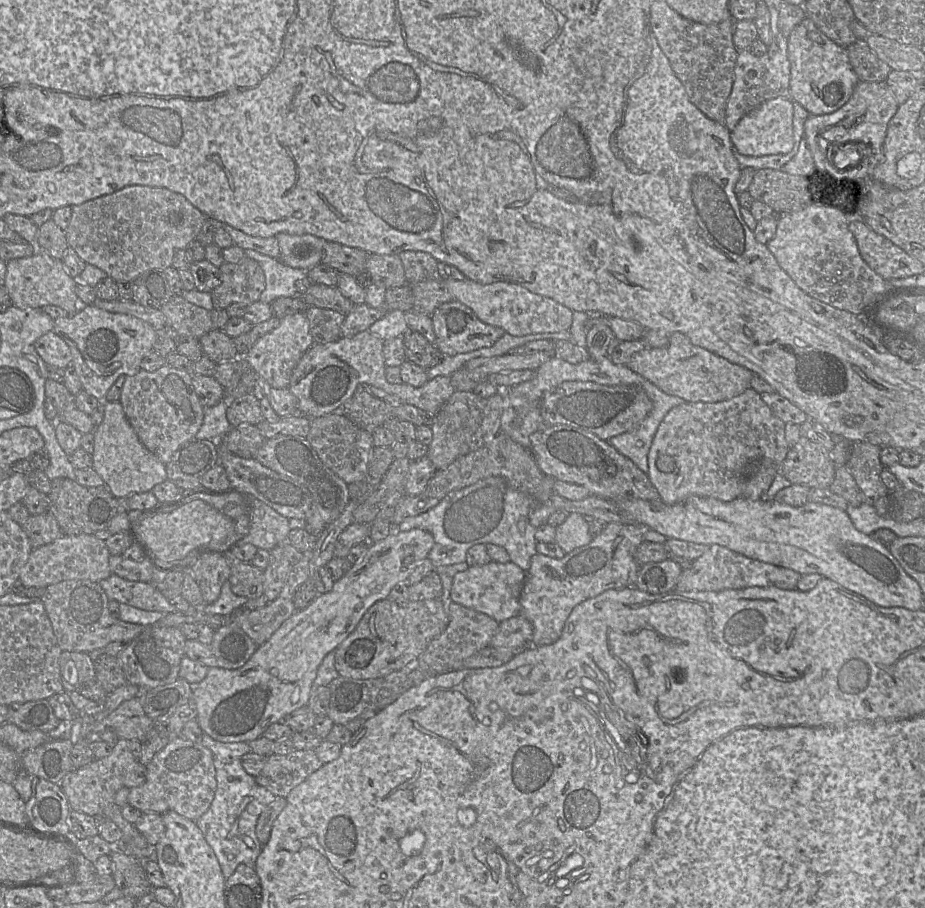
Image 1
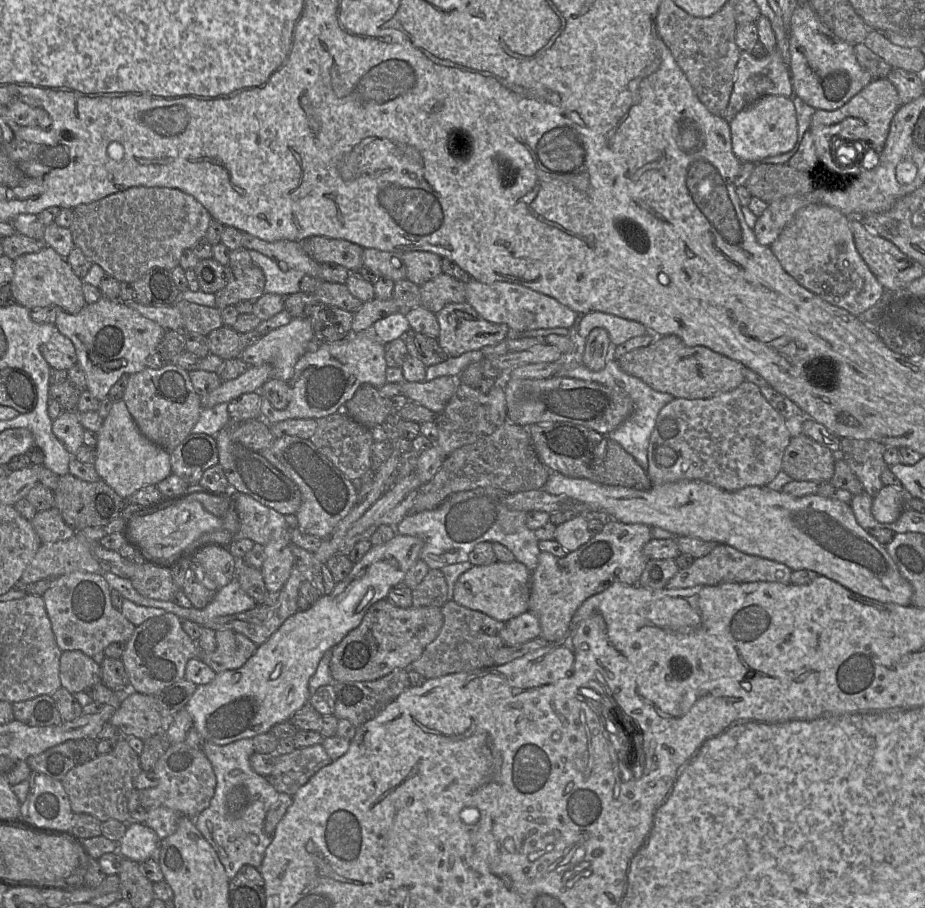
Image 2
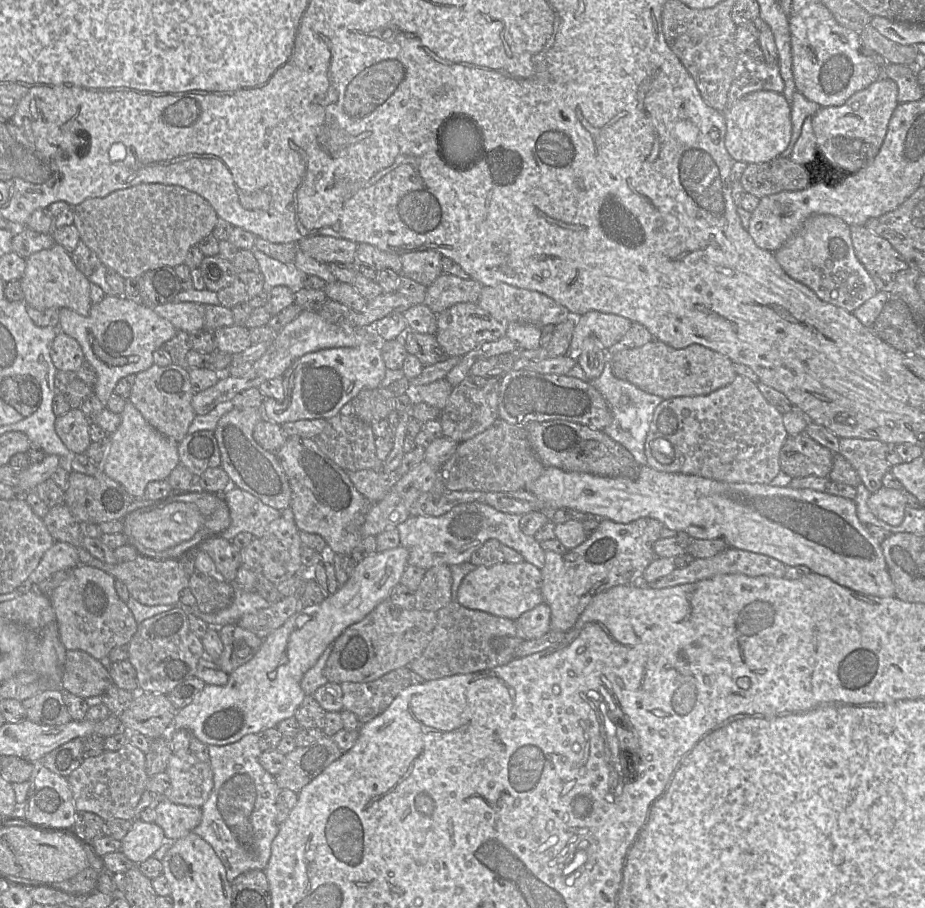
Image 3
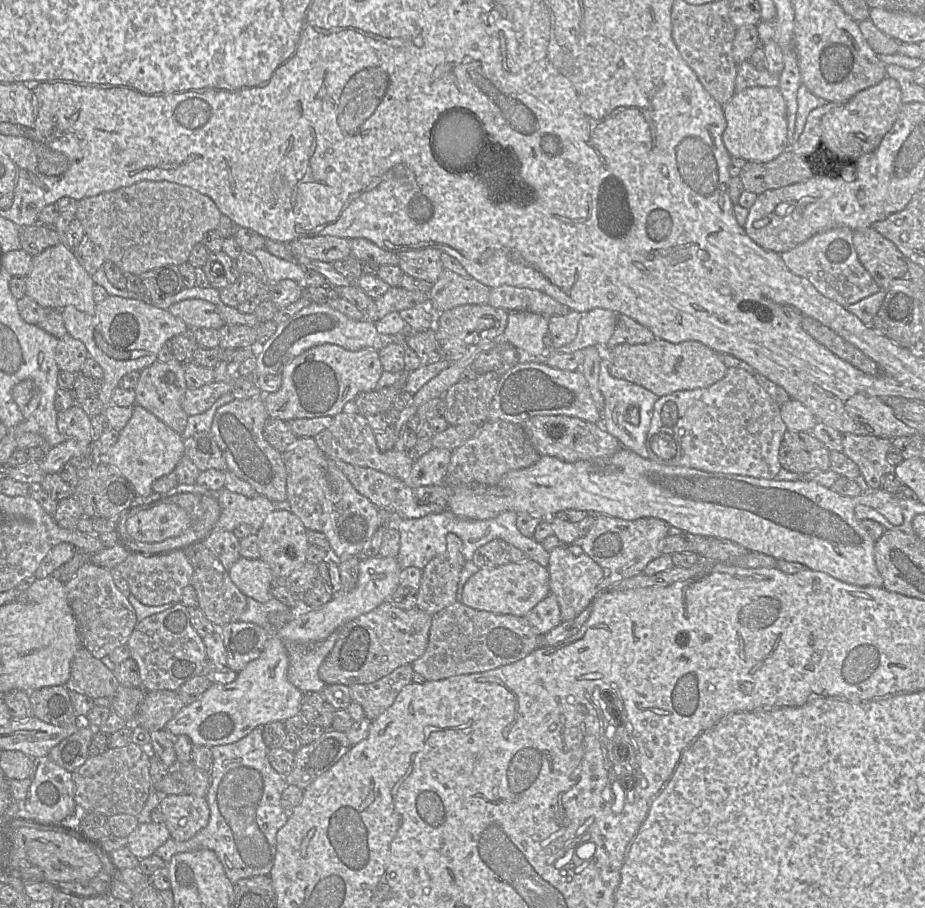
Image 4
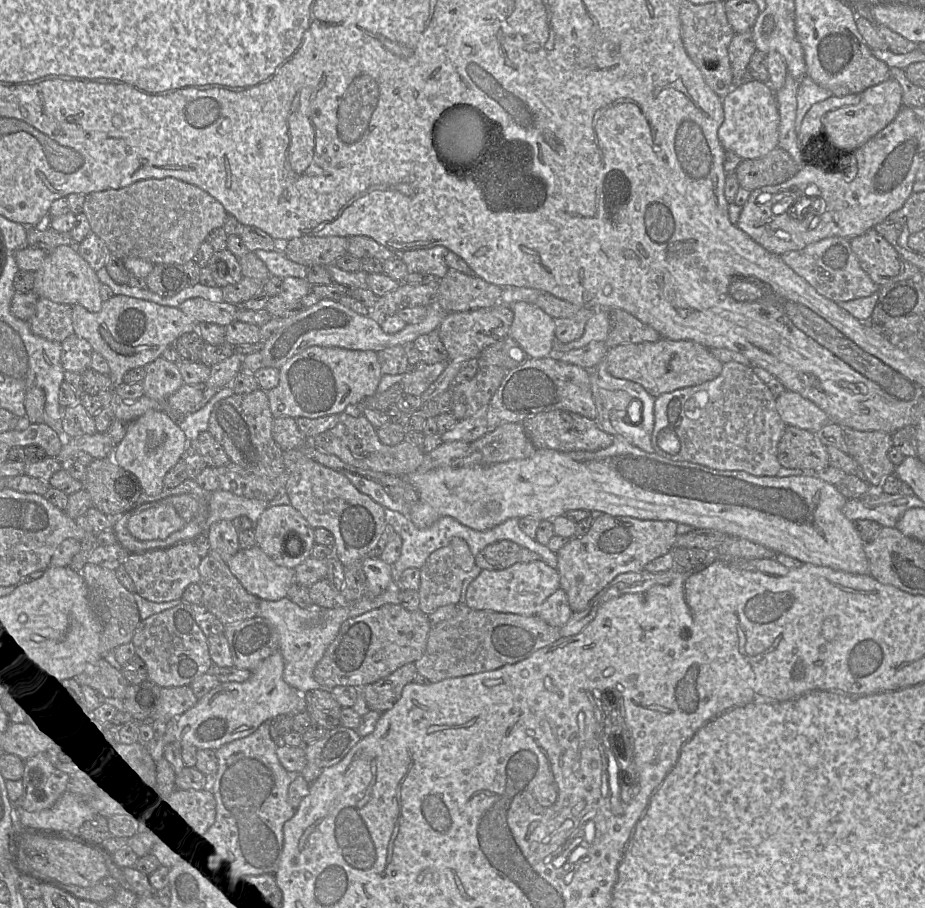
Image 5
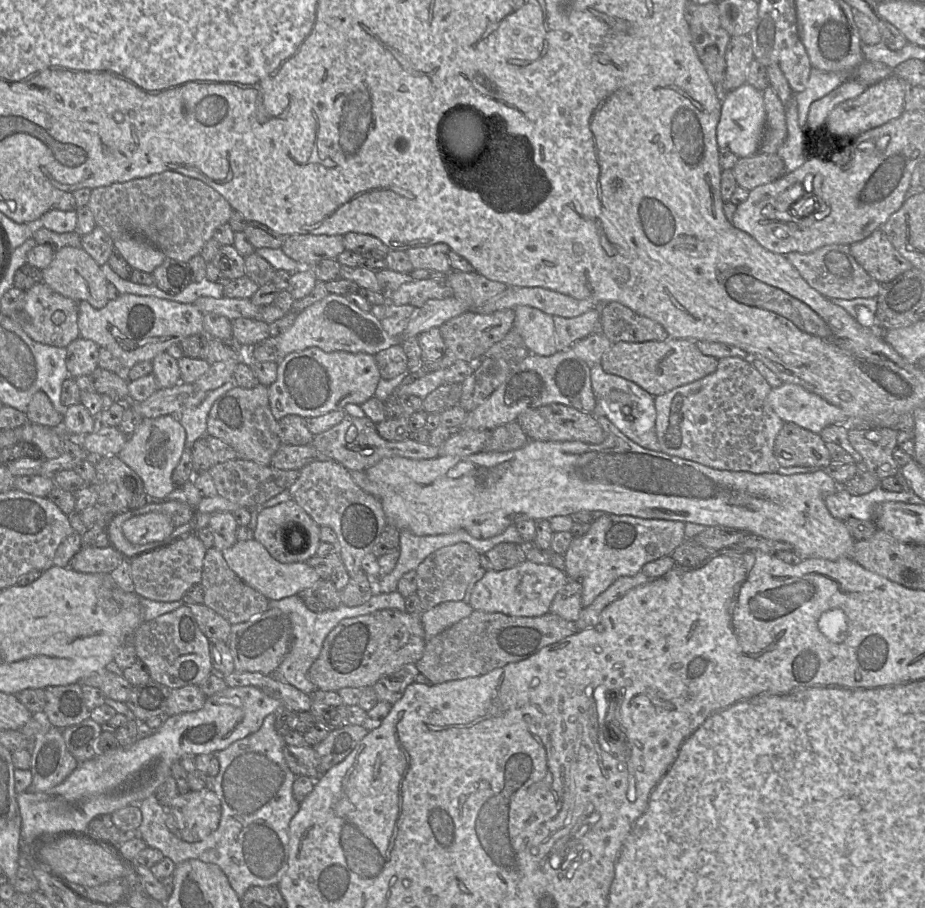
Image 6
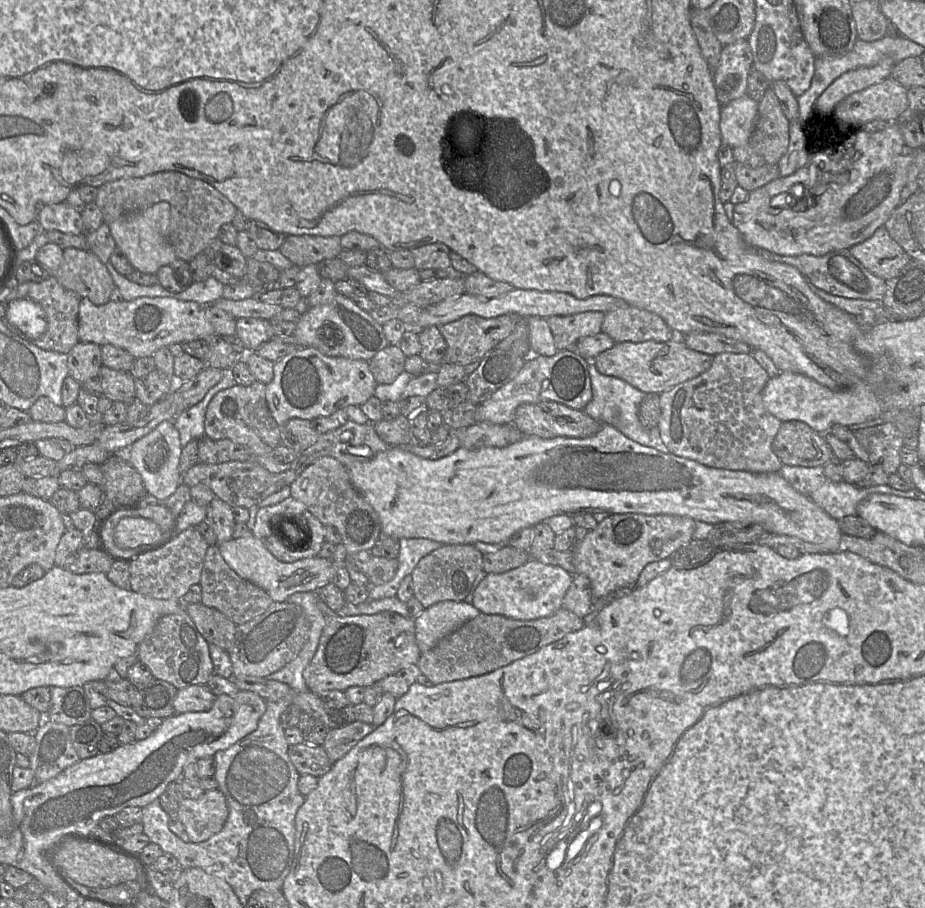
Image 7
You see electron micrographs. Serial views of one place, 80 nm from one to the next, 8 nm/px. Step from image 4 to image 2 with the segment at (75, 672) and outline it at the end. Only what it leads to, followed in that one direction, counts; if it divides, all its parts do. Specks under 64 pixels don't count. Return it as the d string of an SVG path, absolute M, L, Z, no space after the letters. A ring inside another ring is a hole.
M78 650L62 652L59 675L61 685L71 694L101 682L100 665Z

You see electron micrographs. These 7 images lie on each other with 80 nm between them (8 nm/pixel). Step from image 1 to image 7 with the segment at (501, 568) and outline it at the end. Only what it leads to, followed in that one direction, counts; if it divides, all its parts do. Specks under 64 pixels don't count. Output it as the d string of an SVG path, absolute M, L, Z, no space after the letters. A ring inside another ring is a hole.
M529 559L522 566L504 573L488 573L474 590L471 603L484 614L500 614L516 620L546 617L562 607L563 598L573 577L573 574L559 565Z

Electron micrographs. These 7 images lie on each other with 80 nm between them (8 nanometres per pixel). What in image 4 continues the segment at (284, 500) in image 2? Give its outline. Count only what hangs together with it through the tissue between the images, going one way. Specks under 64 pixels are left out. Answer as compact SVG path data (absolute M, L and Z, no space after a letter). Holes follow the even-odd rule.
M264 395L234 399L217 409L210 431L223 453L227 470L248 482L259 495L272 502L282 502L287 500L286 468L282 453L264 438L264 426L268 418Z

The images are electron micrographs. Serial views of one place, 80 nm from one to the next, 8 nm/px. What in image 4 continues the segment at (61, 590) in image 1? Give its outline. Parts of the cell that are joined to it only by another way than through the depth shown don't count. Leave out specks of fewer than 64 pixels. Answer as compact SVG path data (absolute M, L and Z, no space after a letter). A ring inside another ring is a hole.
M90 562L83 564L75 576L65 584L65 590L73 615L77 622L81 643L95 658L108 656L115 648L127 644L135 626L137 617L128 598L116 587L112 571Z

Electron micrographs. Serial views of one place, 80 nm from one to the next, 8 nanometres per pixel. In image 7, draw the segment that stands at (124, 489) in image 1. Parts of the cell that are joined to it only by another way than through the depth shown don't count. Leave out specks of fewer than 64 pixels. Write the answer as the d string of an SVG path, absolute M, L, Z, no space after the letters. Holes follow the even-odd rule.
M166 420L150 433L135 441L123 454L127 461L140 473L148 494L158 499L166 499L182 483L179 471L182 449L180 435L174 422Z

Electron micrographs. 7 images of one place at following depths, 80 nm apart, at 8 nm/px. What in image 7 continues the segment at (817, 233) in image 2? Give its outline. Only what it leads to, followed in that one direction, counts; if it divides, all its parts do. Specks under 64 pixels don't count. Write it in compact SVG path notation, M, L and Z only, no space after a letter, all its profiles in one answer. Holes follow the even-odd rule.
M847 249L829 252L823 256L803 254L797 256L799 271L808 283L829 294L849 299L882 301L886 292L886 281L869 272Z

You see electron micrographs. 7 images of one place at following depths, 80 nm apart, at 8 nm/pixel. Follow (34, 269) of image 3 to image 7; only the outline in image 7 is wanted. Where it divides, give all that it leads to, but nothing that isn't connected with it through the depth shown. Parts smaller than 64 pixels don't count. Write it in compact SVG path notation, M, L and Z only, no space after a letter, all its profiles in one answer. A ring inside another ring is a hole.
M64 249L62 263L53 275L63 287L82 298L88 298L95 305L104 305L111 300L110 296L115 287L114 280L106 265L90 250Z

